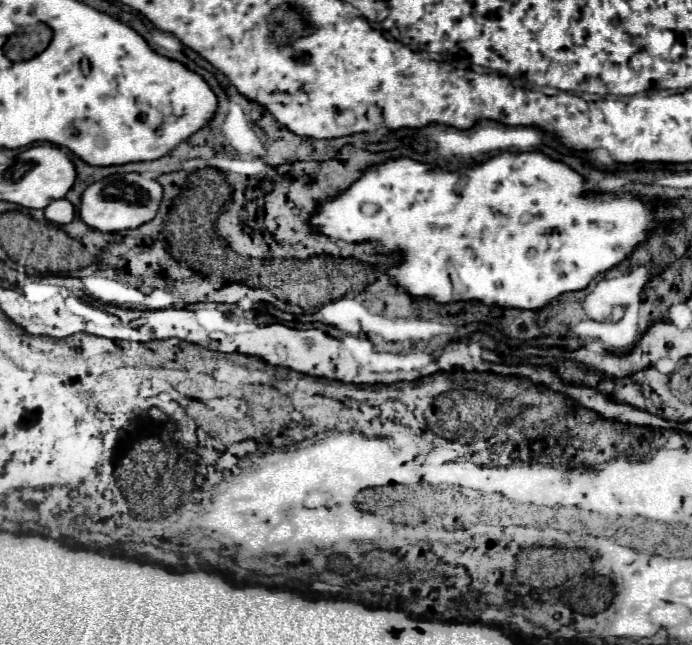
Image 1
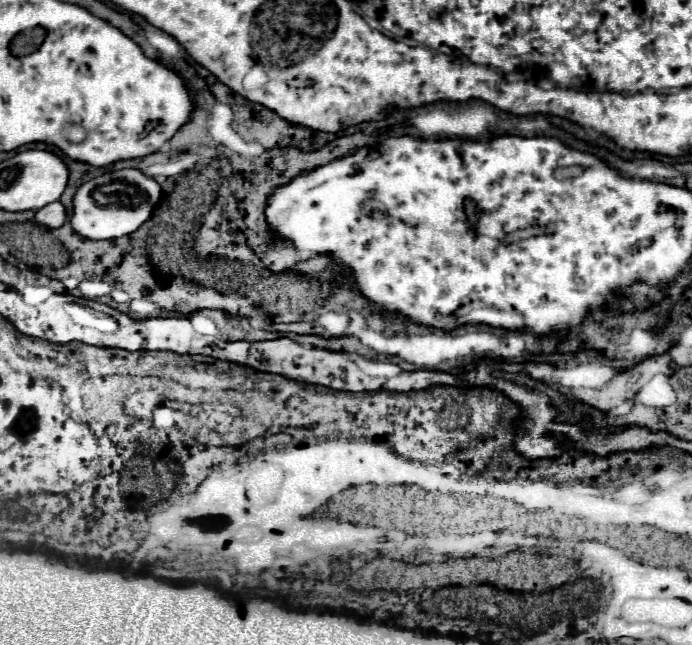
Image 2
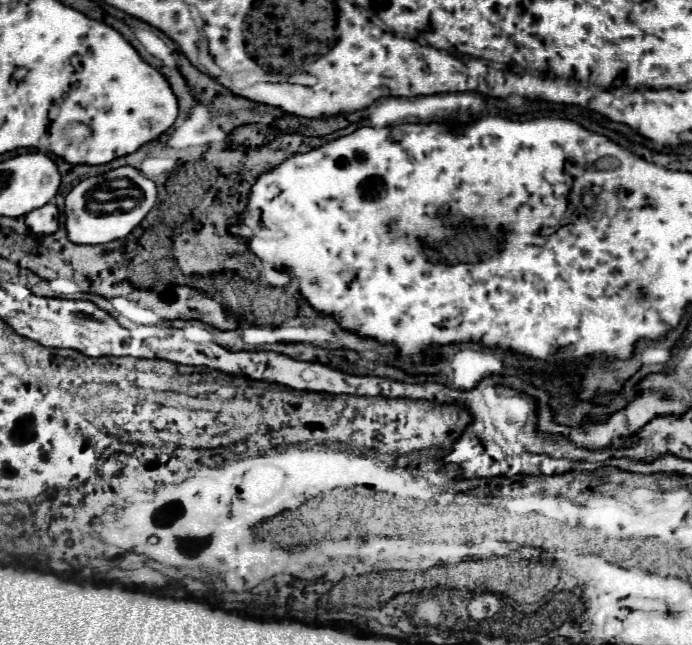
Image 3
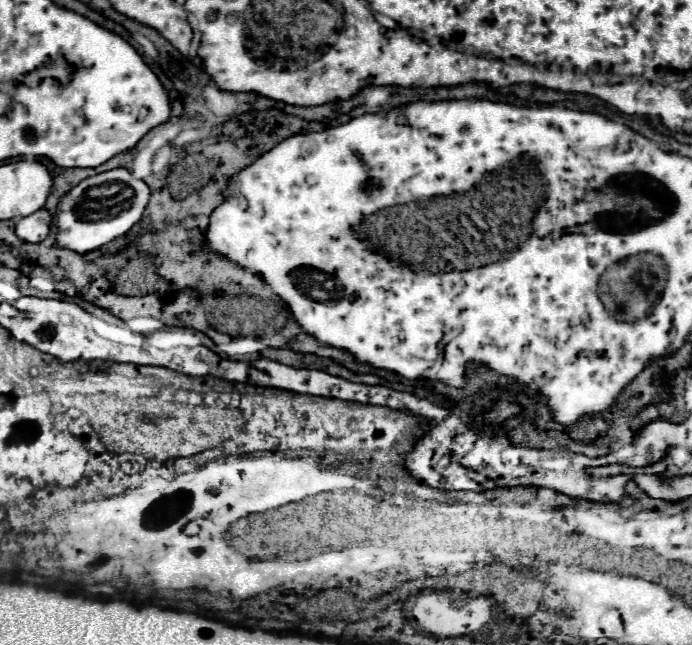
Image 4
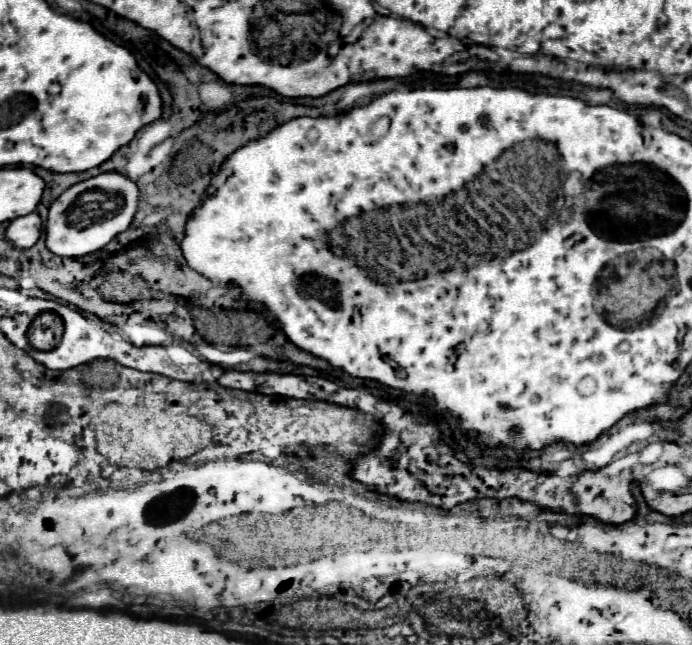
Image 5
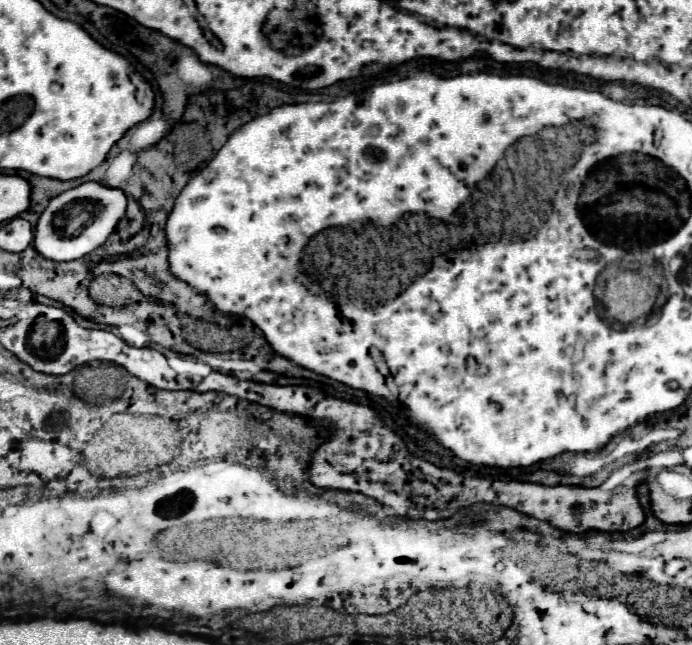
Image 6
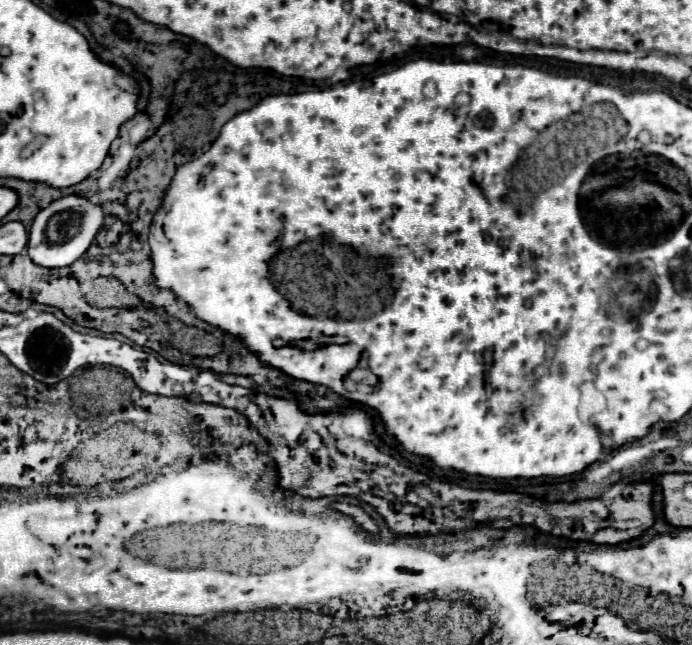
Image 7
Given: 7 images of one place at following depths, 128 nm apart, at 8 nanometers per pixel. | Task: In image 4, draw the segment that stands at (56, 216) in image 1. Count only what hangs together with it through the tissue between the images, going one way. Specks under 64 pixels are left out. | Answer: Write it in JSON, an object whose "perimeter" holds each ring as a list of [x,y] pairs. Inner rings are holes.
{"perimeter":[[[42,208],[26,218],[18,218],[16,220],[16,234],[24,242],[42,242],[50,232],[50,222],[52,222],[50,212],[46,208]]]}

